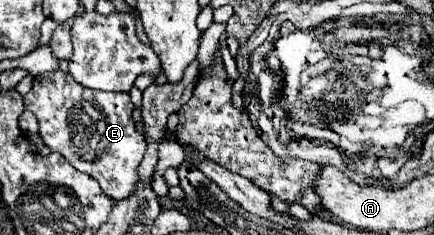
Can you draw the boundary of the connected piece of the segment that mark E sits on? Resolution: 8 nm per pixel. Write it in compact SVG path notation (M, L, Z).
M52 71L52 73L42 73L34 79L32 89L24 95L24 107L36 115L44 145L50 151L60 153L78 171L94 177L108 197L112 197L114 201L120 201L134 191L138 181L138 165L144 157L146 141L144 141L144 135L136 131L136 123L132 119L134 105L128 93L106 93L106 91L84 89L80 83L76 83L70 77L70 73Z

